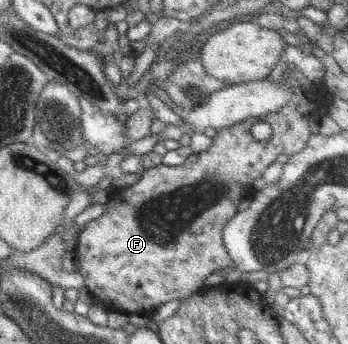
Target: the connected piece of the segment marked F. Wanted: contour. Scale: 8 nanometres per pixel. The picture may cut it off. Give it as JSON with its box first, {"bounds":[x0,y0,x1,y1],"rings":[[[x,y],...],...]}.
{"bounds":[73,64,328,315],"rings":[[[288,64],[285,65],[286,77],[284,84],[287,85],[287,89],[289,89],[289,93],[291,93],[289,100],[287,100],[287,104],[257,119],[265,122],[265,124],[269,124],[271,127],[271,137],[269,137],[268,140],[259,141],[253,139],[253,136],[249,133],[251,121],[244,124],[237,123],[224,129],[218,129],[216,134],[210,138],[211,144],[209,144],[209,148],[197,154],[192,152],[191,155],[185,159],[183,164],[179,164],[177,166],[167,166],[160,163],[159,165],[152,166],[151,168],[143,169],[139,179],[134,184],[121,186],[118,189],[116,187],[109,189],[108,199],[106,200],[103,214],[97,216],[97,218],[92,219],[91,221],[88,221],[86,225],[83,225],[79,229],[77,243],[73,249],[74,260],[76,261],[78,267],[77,273],[83,277],[84,287],[87,289],[87,293],[89,293],[90,296],[94,297],[101,305],[109,304],[109,306],[114,306],[119,310],[123,310],[125,314],[130,313],[138,315],[142,314],[142,311],[144,310],[149,310],[149,308],[156,308],[160,304],[170,301],[174,302],[195,293],[203,287],[204,281],[208,275],[230,266],[230,259],[227,257],[225,246],[223,246],[223,242],[221,240],[221,229],[223,229],[223,226],[227,224],[227,220],[233,216],[233,213],[237,211],[237,204],[239,201],[252,194],[251,182],[253,179],[261,176],[263,170],[265,170],[265,168],[269,166],[269,164],[271,164],[275,158],[279,156],[279,154],[289,156],[299,152],[299,150],[305,146],[305,143],[310,135],[308,124],[316,122],[317,117],[323,116],[323,114],[326,114],[327,112],[328,95],[322,91],[319,85],[311,84],[311,82],[307,81],[305,84],[301,85],[299,82],[295,81],[293,79],[294,75],[289,72],[294,69],[297,70],[295,66]]]}

